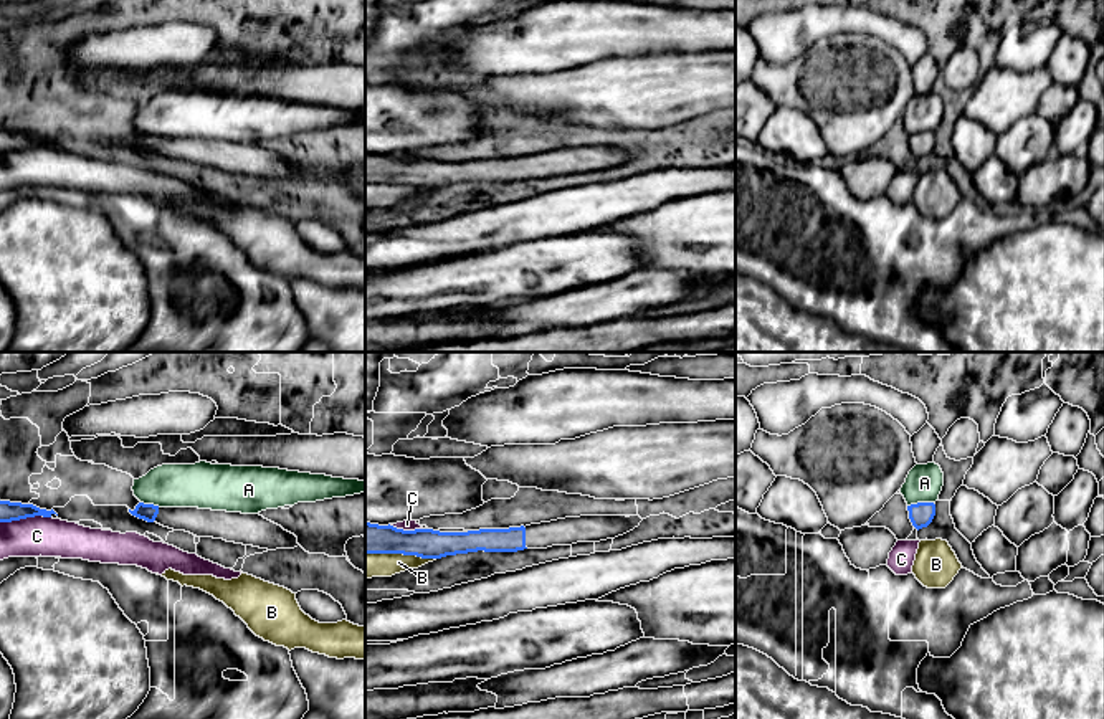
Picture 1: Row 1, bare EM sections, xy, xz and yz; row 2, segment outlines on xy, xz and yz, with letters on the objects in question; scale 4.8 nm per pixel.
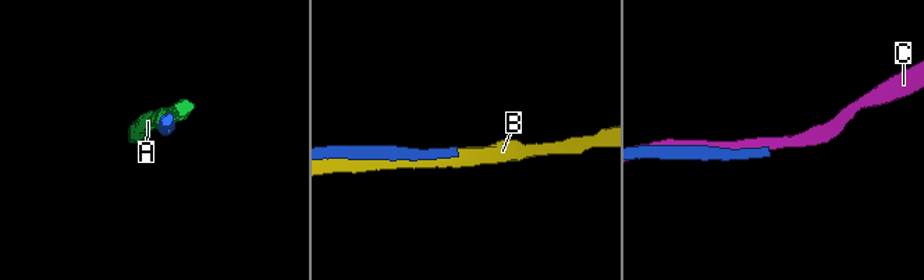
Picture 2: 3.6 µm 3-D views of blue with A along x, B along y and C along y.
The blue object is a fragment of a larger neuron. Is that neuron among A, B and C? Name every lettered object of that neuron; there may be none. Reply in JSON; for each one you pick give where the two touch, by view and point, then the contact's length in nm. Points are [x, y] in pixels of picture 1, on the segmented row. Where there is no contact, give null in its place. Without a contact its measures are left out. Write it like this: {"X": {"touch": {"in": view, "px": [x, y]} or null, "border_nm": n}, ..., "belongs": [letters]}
{"belongs": []}

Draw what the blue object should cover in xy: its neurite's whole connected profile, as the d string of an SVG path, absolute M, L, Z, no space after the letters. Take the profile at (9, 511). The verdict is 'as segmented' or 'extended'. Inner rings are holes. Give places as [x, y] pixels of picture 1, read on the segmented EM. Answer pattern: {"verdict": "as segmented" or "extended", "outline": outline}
{"verdict": "as segmented", "outline": "M0 501L0 522L12 522L35 516L51 517L53 514L56 514L53 509L46 511L33 504Z"}

